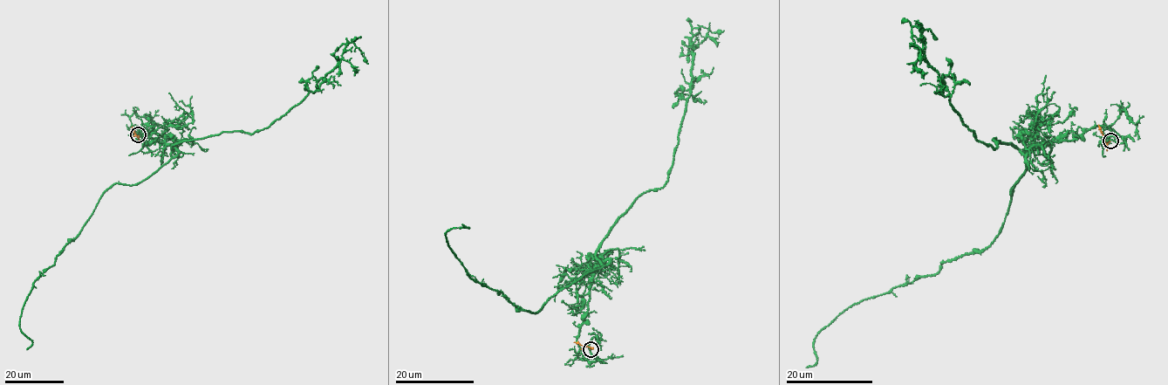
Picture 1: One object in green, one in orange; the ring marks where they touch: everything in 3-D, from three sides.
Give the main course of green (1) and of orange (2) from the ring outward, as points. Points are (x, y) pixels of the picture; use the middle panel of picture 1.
1: (590, 349), (593, 361), (577, 337), (591, 275), (609, 260), (531, 313), (474, 281), (447, 244), (462, 223)
2: (590, 349), (574, 342)

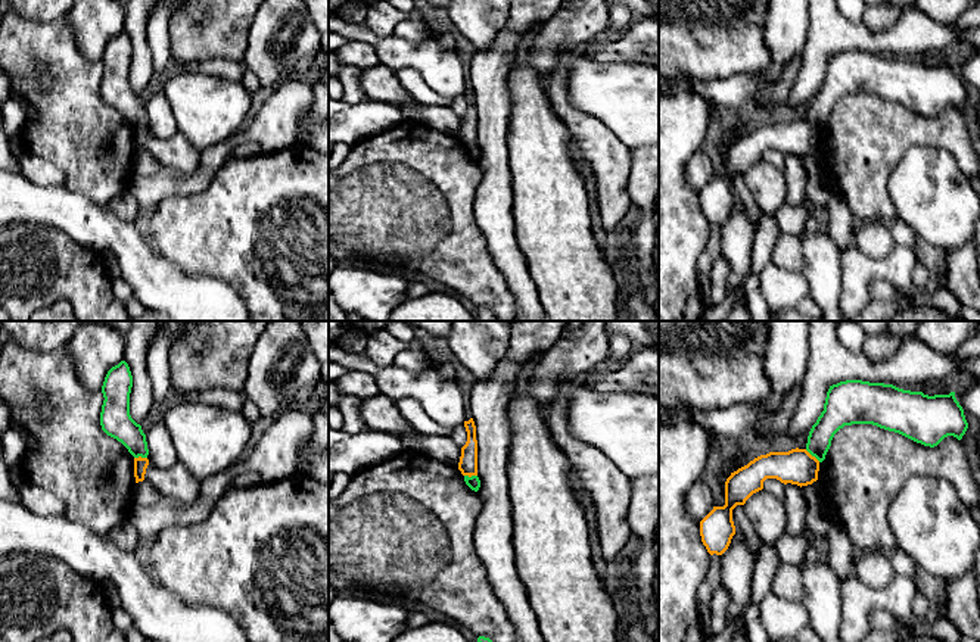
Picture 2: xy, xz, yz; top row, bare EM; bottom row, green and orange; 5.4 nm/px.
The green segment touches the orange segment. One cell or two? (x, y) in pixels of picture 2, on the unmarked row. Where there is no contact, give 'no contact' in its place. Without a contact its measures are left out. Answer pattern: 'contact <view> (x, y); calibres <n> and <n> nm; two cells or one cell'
contact yz (812, 125); calibres 140 and 190 nm; two cells

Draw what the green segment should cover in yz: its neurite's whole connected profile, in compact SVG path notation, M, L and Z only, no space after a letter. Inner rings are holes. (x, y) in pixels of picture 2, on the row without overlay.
M846 50L830 56L806 121L822 133L834 105L852 94L872 94L930 118L948 106L961 110L968 99L955 62L928 66L893 54Z

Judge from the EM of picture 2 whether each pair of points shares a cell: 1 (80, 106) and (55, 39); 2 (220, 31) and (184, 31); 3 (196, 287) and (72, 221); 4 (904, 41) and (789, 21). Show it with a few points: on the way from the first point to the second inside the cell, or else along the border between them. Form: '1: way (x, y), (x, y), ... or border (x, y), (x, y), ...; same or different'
1: way (74, 90), (74, 80), (58, 55); same
2: way (211, 31), (193, 31); same
3: way (165, 286), (114, 234), (103, 231); same
4: border (809, 15), (809, 33), (800, 52); different

